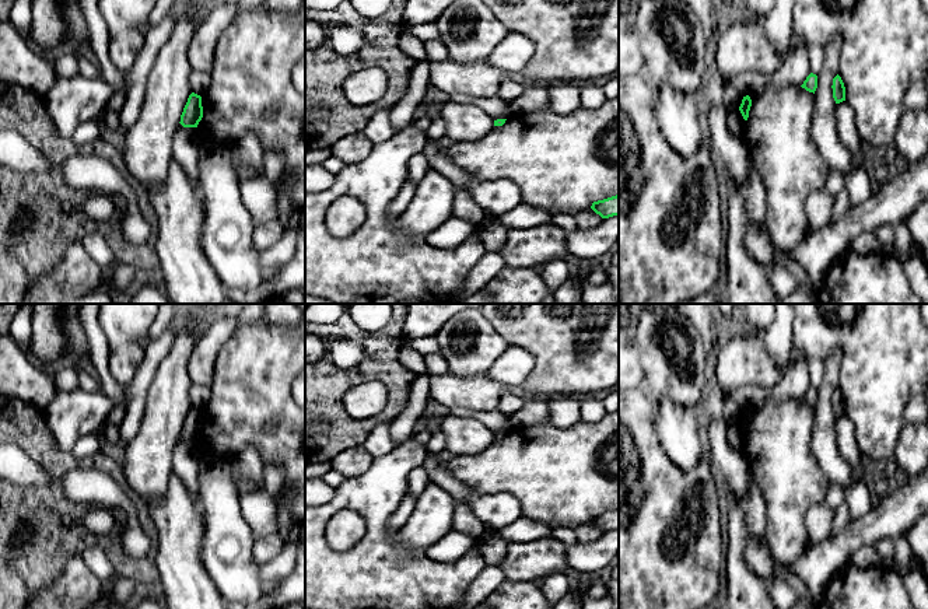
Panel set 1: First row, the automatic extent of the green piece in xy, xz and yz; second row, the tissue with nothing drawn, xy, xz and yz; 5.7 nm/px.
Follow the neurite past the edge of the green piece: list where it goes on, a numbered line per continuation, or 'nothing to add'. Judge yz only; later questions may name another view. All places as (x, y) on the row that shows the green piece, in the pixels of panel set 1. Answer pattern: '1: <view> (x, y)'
nothing to add

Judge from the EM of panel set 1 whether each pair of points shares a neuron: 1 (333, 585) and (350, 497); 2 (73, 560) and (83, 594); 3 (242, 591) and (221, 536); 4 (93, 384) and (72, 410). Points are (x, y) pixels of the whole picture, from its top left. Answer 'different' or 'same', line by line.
1: same
2: same
3: same
4: different

